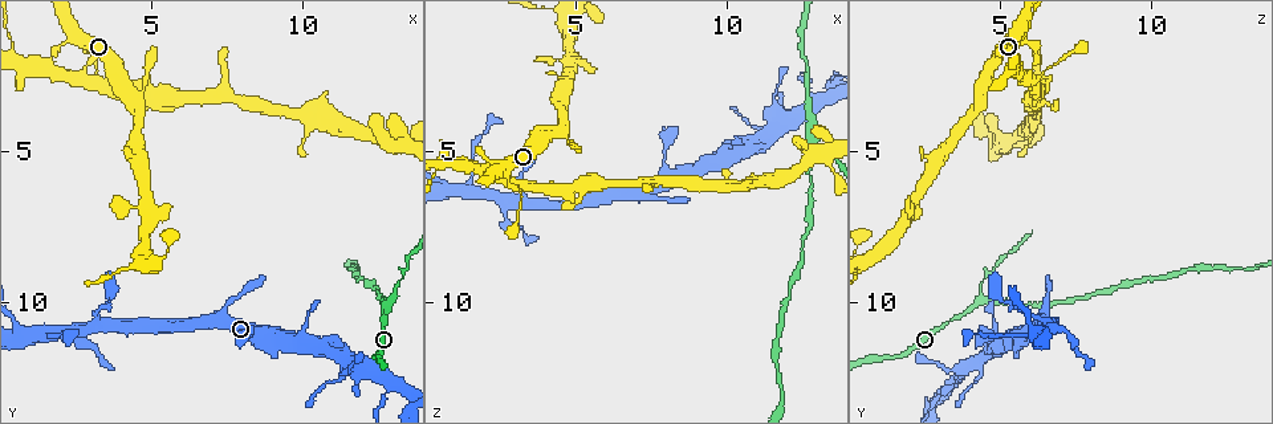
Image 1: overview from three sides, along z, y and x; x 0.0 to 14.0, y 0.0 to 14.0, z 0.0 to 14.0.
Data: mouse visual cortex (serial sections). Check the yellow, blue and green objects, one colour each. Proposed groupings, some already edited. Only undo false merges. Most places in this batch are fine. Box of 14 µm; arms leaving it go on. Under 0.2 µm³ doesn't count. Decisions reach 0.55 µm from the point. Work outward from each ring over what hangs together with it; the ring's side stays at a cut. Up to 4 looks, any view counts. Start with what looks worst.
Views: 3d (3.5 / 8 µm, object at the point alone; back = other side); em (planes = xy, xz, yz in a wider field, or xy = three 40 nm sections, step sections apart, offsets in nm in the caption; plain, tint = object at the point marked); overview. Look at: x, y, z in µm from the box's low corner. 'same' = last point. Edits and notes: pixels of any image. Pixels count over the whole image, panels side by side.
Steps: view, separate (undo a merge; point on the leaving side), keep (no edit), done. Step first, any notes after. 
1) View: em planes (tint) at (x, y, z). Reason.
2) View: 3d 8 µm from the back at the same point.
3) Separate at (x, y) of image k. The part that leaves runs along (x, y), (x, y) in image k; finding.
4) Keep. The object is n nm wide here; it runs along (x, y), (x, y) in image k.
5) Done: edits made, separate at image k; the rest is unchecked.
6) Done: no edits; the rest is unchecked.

View: 3d 3.5 µm from the back at (12.8, 10.1, 4.3). A fork.

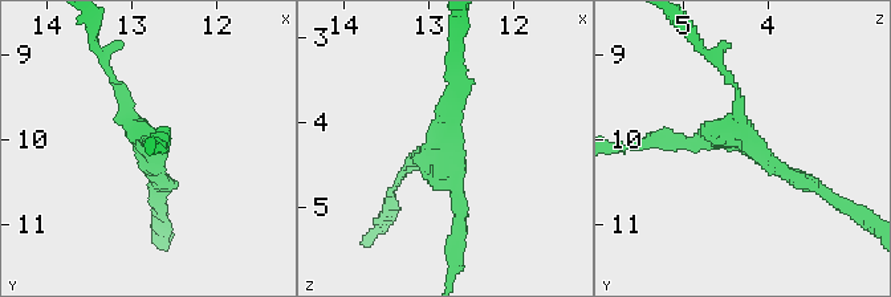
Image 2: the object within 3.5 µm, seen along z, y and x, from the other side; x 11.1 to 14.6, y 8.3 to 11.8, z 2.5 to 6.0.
View: em xy step 2 (tint) at (12.80, 10.05, 4.25).

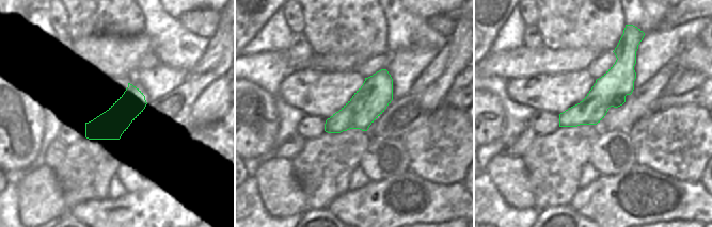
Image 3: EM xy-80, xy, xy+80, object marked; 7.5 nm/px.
Keep. The object is 260 nm wide here; it runs along (817, 188), (739, 141), (660, 141) in image 2; one cell here.

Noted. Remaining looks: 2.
View: 3d 3.5 µm at (3.0, 1.6, 6.3). Sharp bend.

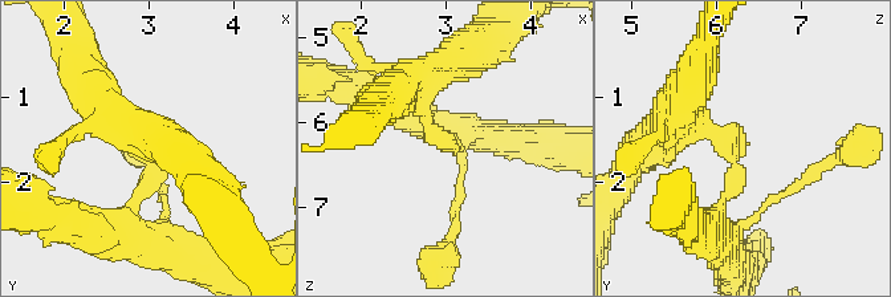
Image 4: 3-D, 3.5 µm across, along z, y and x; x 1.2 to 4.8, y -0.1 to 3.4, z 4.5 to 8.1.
View: em planes (tint) at (3.00, 1.65, 6.20). The arms are 200, 250 nm wide; need the tissue.

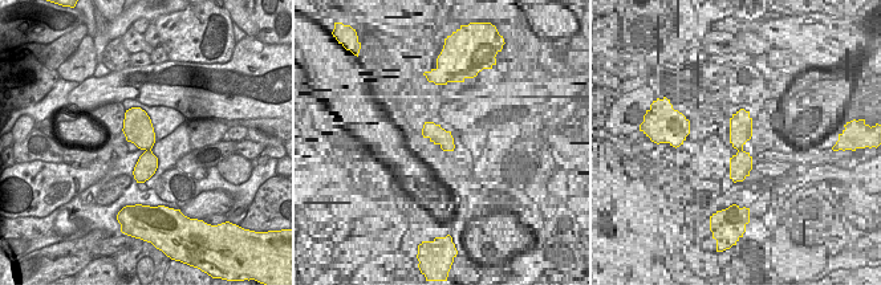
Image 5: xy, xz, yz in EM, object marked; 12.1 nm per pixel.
Keep. The object is 360 nm wide here; it runs along (664, 133), (732, 145), (719, 230) in image 4; all the same cell.

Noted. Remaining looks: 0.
Done: no edits; the rest is unchecked.

